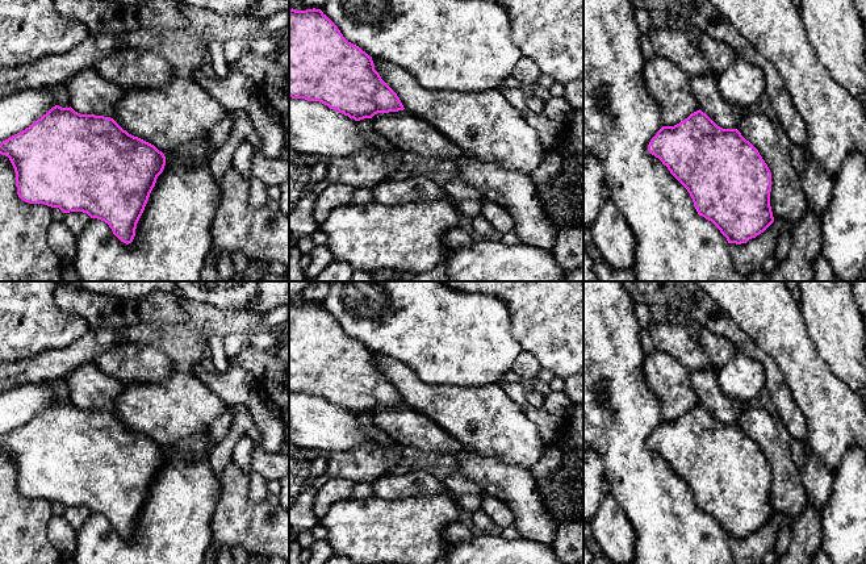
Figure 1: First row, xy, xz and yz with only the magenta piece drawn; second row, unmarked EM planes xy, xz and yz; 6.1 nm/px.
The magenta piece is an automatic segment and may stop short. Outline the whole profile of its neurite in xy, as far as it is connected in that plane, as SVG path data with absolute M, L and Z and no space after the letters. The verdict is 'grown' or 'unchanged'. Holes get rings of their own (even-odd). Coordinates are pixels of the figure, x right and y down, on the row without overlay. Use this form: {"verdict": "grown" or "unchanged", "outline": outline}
{"verdict": "unchanged", "outline": "M53 401L25 425L0 438L16 467L18 492L29 498L83 506L109 519L129 539L145 505L166 451L154 439L129 429L113 413L80 409L71 401Z"}

